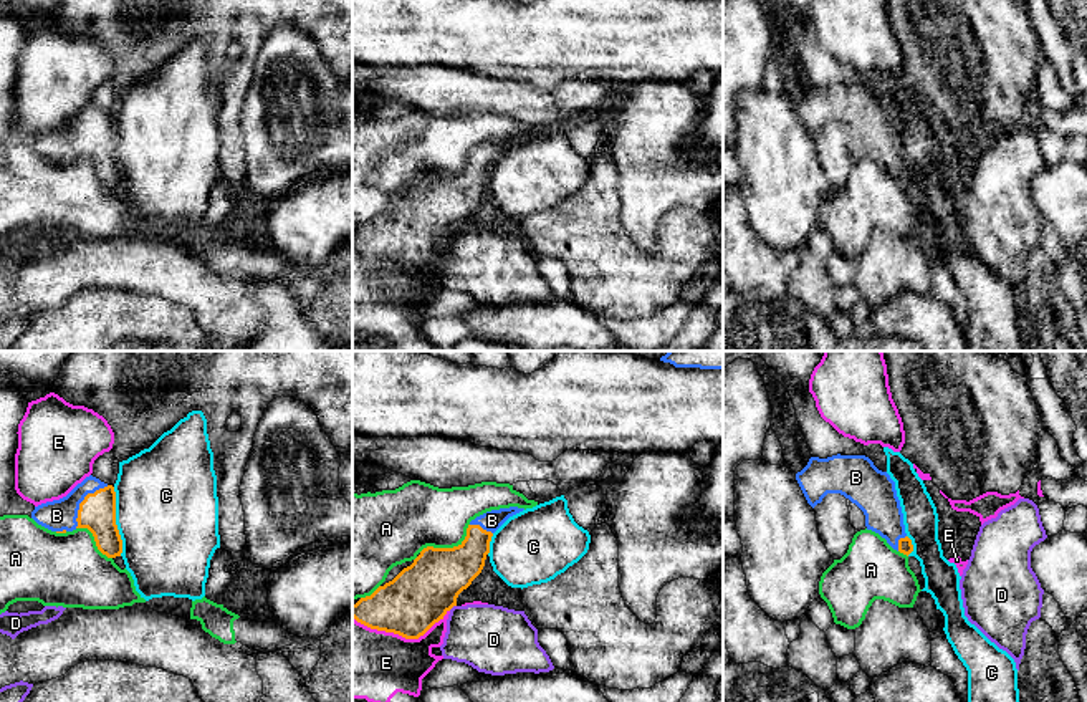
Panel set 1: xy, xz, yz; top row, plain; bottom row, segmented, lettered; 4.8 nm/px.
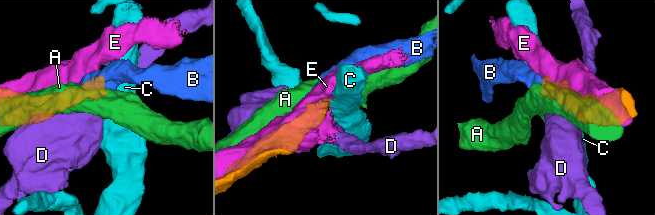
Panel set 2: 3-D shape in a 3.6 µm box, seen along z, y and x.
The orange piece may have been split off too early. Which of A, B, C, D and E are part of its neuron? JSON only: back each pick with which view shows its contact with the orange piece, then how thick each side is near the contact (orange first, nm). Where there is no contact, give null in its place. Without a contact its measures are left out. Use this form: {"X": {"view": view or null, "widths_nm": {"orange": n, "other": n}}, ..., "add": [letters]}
{"B": {"view": "xy", "widths_nm": {"orange": 180, "other": 150}}, "add": ["B"]}

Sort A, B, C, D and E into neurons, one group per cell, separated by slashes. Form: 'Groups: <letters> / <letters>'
Groups: A / B / C / D / E

